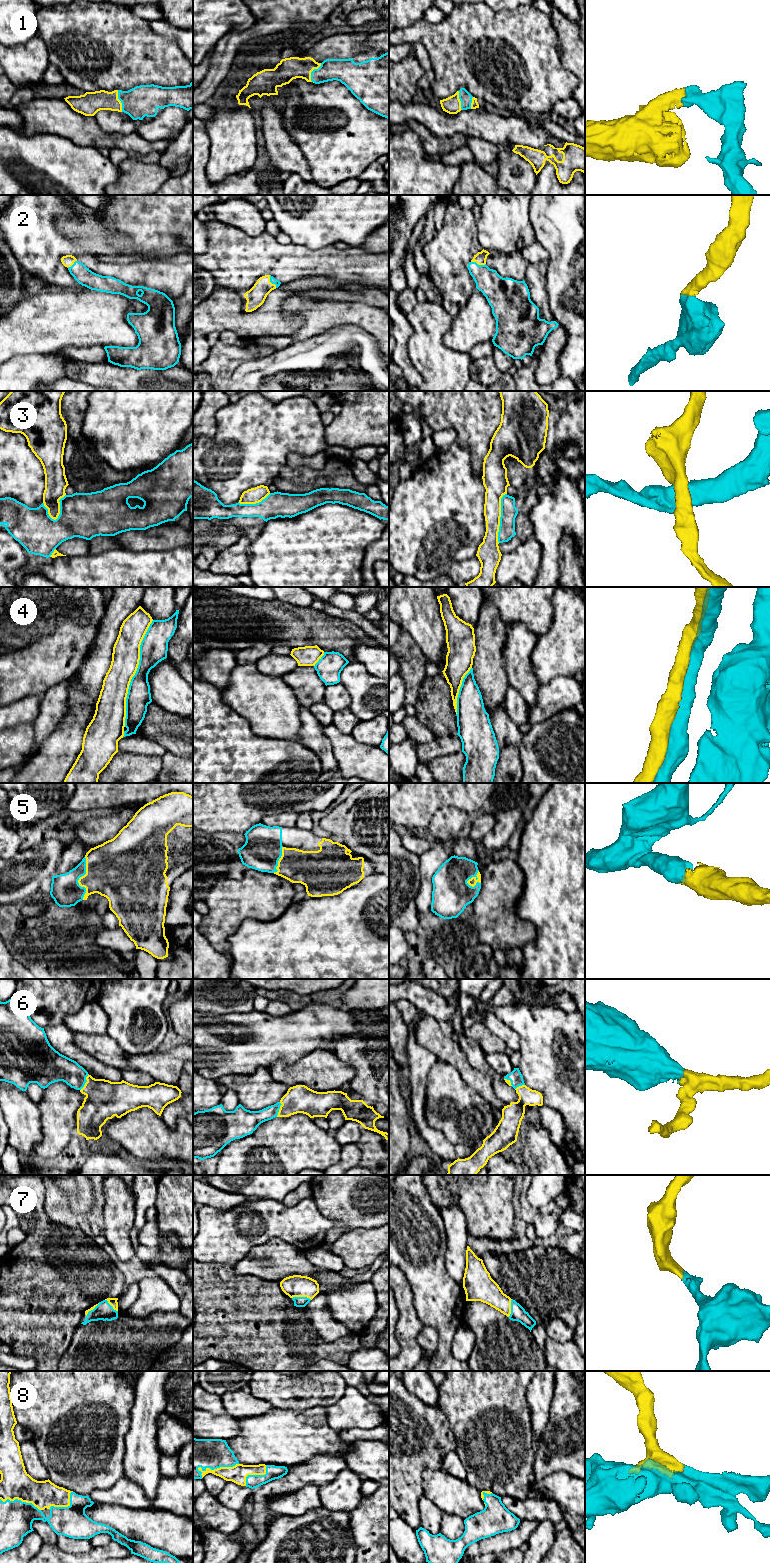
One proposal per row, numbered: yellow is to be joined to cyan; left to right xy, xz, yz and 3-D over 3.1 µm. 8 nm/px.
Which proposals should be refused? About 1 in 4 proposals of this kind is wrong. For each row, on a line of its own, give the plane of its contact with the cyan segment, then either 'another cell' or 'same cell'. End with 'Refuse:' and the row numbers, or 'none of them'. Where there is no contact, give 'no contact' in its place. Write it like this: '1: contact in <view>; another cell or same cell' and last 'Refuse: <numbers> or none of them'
1: contact in xz; same cell
2: contact in xz; same cell
3: contact in yz; another cell
4: contact in xy; same cell
5: contact in xy; same cell
6: contact in xy; same cell
7: contact in xz; same cell
8: contact in xz; same cell
Refuse: 3

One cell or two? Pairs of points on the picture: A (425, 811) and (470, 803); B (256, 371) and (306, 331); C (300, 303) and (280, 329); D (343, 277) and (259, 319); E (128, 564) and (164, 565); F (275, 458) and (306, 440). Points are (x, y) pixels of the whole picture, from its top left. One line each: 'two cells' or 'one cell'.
A: one cell
B: two cells
C: two cells
D: two cells
E: one cell
F: one cell

